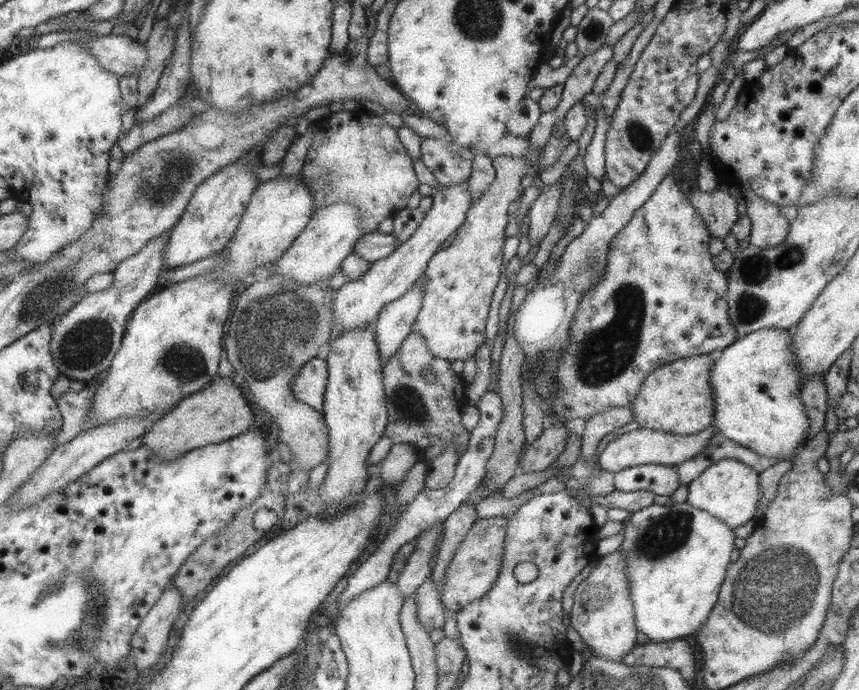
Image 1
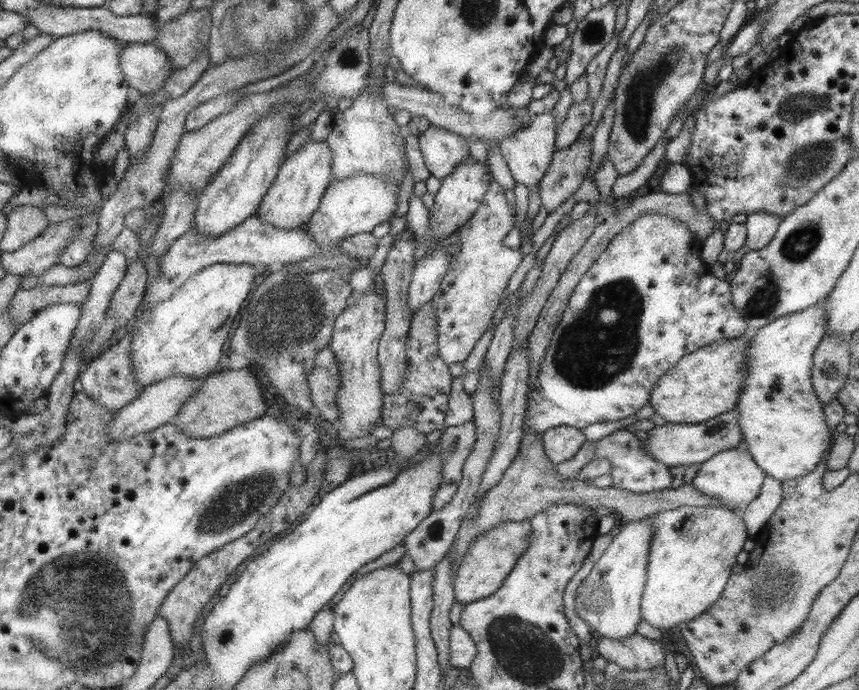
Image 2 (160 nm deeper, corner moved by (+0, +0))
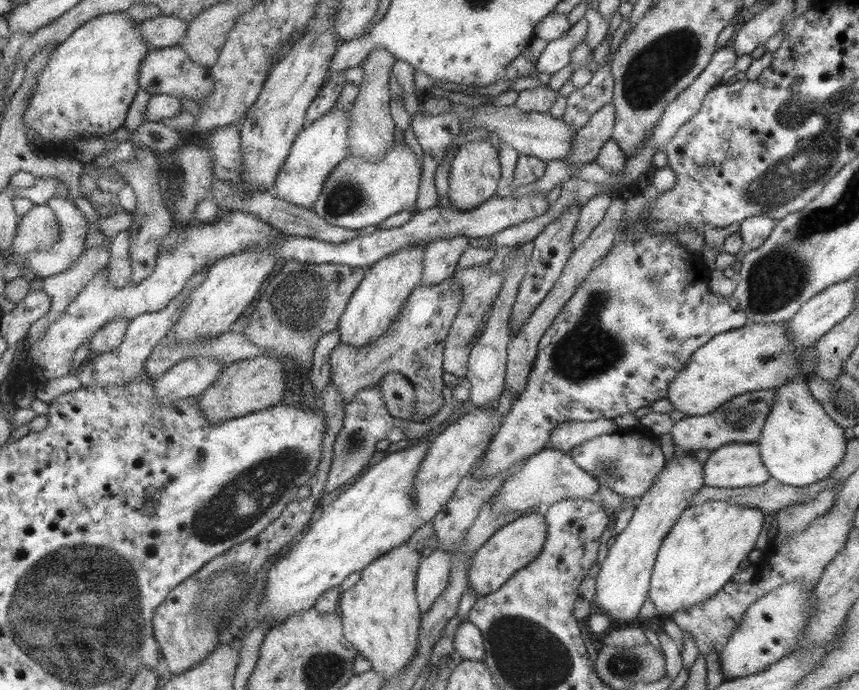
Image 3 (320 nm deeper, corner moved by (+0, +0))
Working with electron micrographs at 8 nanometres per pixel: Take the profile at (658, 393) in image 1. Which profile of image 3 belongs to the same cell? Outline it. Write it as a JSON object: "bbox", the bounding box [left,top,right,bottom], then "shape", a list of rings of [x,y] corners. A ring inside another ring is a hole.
{"bbox":[665,323,817,416],"shape":[[[749,323],[716,334],[702,344],[669,383],[665,398],[685,416],[715,410],[723,401],[759,389],[777,388],[794,376],[810,376],[817,364],[814,348],[793,350],[783,323]]]}

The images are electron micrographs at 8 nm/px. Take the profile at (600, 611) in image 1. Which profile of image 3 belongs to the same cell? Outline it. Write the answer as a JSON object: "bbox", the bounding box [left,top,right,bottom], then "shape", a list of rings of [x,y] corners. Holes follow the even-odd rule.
{"bbox":[591,452,704,626],"shape":[[[674,452],[671,460],[664,462],[649,488],[639,498],[625,528],[612,537],[612,544],[594,580],[595,599],[591,602],[592,612],[601,612],[609,621],[613,620],[620,626],[628,625],[638,616],[643,602],[648,599],[650,577],[661,542],[686,509],[690,498],[704,486],[702,470],[702,464],[695,459],[694,452]]]}

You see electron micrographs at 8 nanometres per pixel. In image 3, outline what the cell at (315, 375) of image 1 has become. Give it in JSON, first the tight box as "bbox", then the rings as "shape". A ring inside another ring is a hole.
{"bbox":[329,274,462,422],"shape":[[[453,274],[437,284],[419,284],[411,290],[402,309],[380,337],[360,347],[341,342],[335,346],[329,355],[329,383],[337,387],[337,396],[344,406],[358,390],[377,383],[386,372],[398,372],[414,386],[411,420],[420,422],[421,416],[433,416],[444,402],[441,392],[445,386],[441,380],[444,340],[461,301],[462,292]]]}

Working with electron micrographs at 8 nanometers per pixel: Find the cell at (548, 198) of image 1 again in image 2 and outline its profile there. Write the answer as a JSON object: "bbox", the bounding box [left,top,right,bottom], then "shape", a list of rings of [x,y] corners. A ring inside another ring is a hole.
{"bbox":[539,139,592,214],"shape":[[[592,139],[575,142],[567,148],[555,149],[539,184],[540,204],[549,214],[569,198],[579,186],[591,164]]]}

